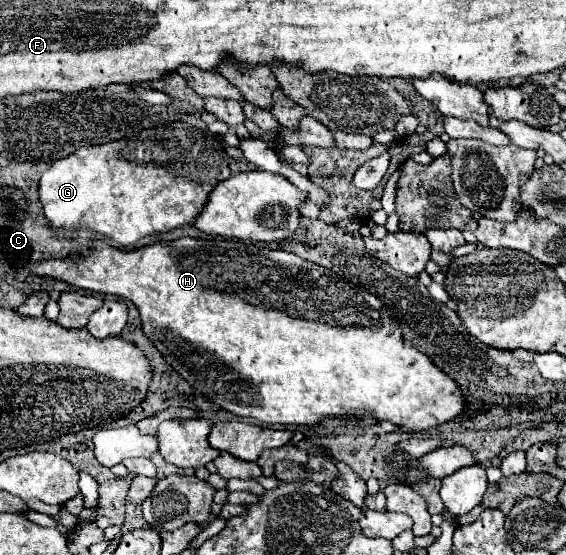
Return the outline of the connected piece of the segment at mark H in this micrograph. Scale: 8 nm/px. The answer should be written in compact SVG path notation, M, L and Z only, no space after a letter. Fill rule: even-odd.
M331 224L331 244L301 244L301 252L305 254L293 254L285 250L267 250L253 244L233 242L233 240L193 240L193 238L181 238L167 244L153 244L139 250L119 250L109 246L103 240L93 242L93 250L89 256L73 258L73 260L47 260L33 268L39 276L53 276L57 280L63 280L67 284L73 284L77 288L113 294L131 300L141 314L143 320L143 332L151 342L163 352L167 362L193 386L203 390L207 398L211 398L217 406L237 414L255 418L263 424L301 424L301 426L319 426L325 418L351 418L351 416L371 416L377 420L389 420L397 424L403 430L429 430L443 422L455 420L467 410L467 400L461 394L461 388L455 380L451 380L441 368L433 364L429 356L419 352L413 346L405 344L405 336L401 326L397 324L393 312L377 298L375 294L375 278L377 278L377 258L369 256L363 248L363 240L359 236L351 236L347 230L339 230ZM319 252L319 256L309 260L307 254ZM333 320L337 320L337 326L331 328Z

